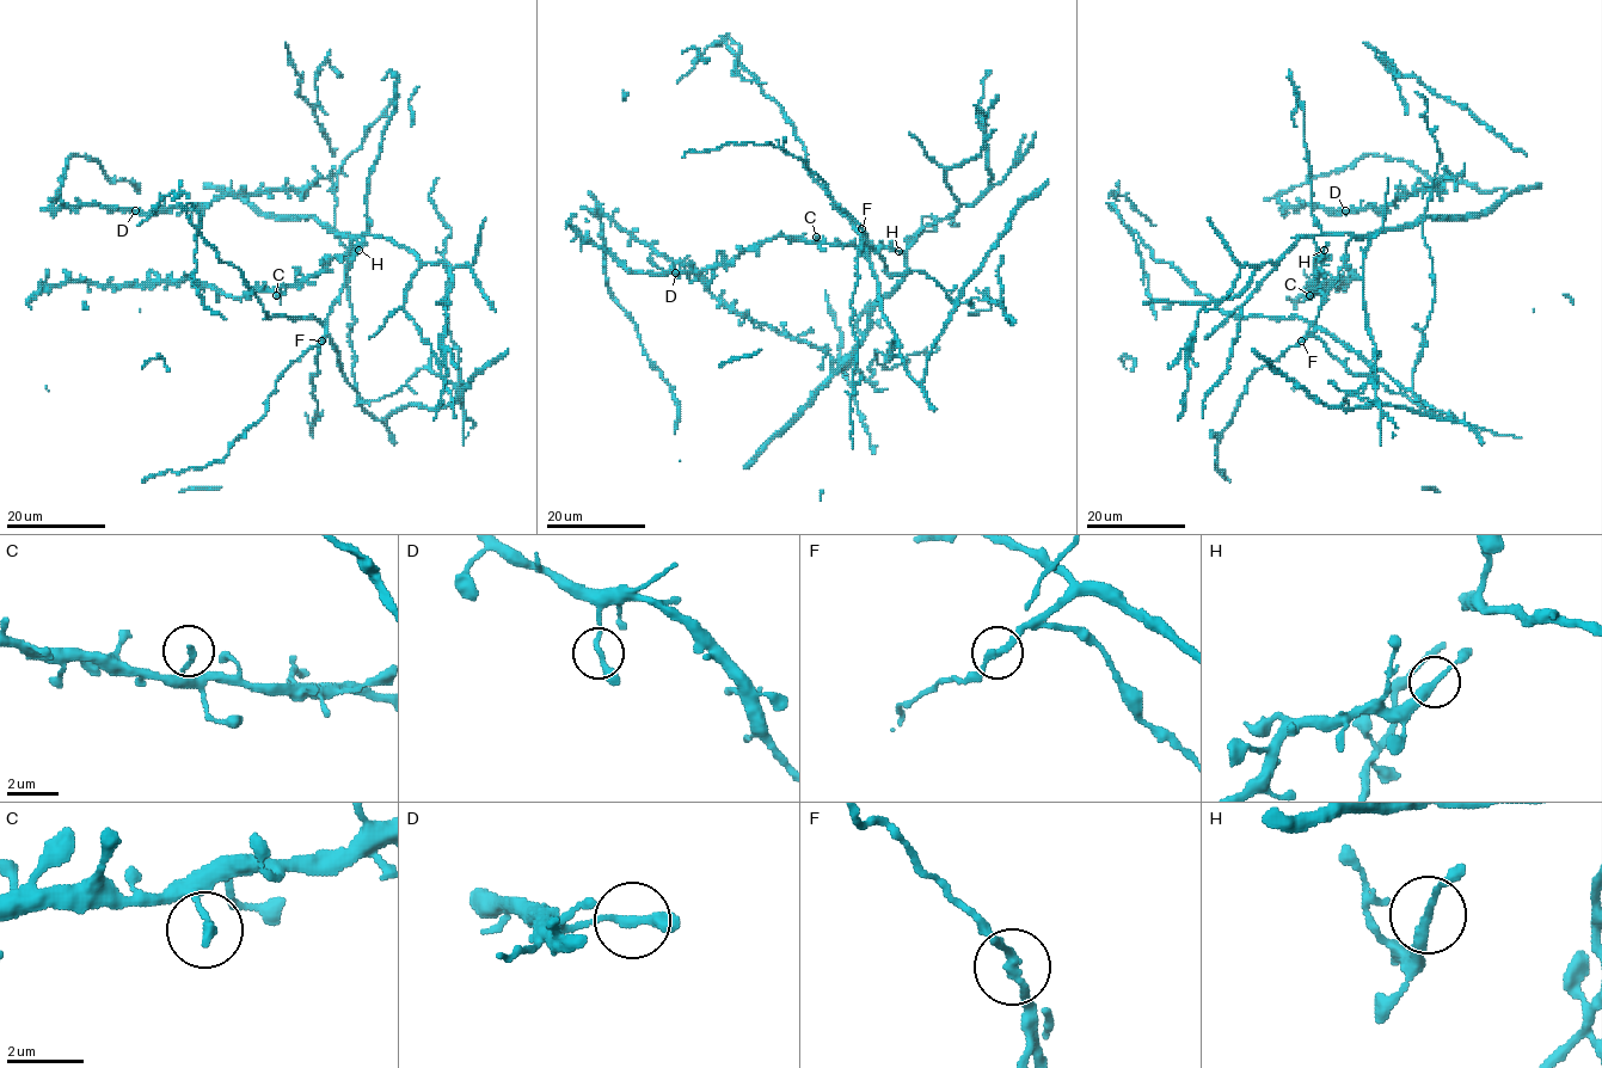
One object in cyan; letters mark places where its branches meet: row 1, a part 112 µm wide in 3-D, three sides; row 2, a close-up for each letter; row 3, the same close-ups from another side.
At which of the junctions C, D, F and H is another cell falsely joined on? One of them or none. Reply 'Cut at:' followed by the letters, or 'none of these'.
Cut at: F

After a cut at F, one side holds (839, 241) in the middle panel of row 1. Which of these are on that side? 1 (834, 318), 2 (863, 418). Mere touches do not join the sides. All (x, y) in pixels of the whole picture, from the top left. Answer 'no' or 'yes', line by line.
1: no
2: no

